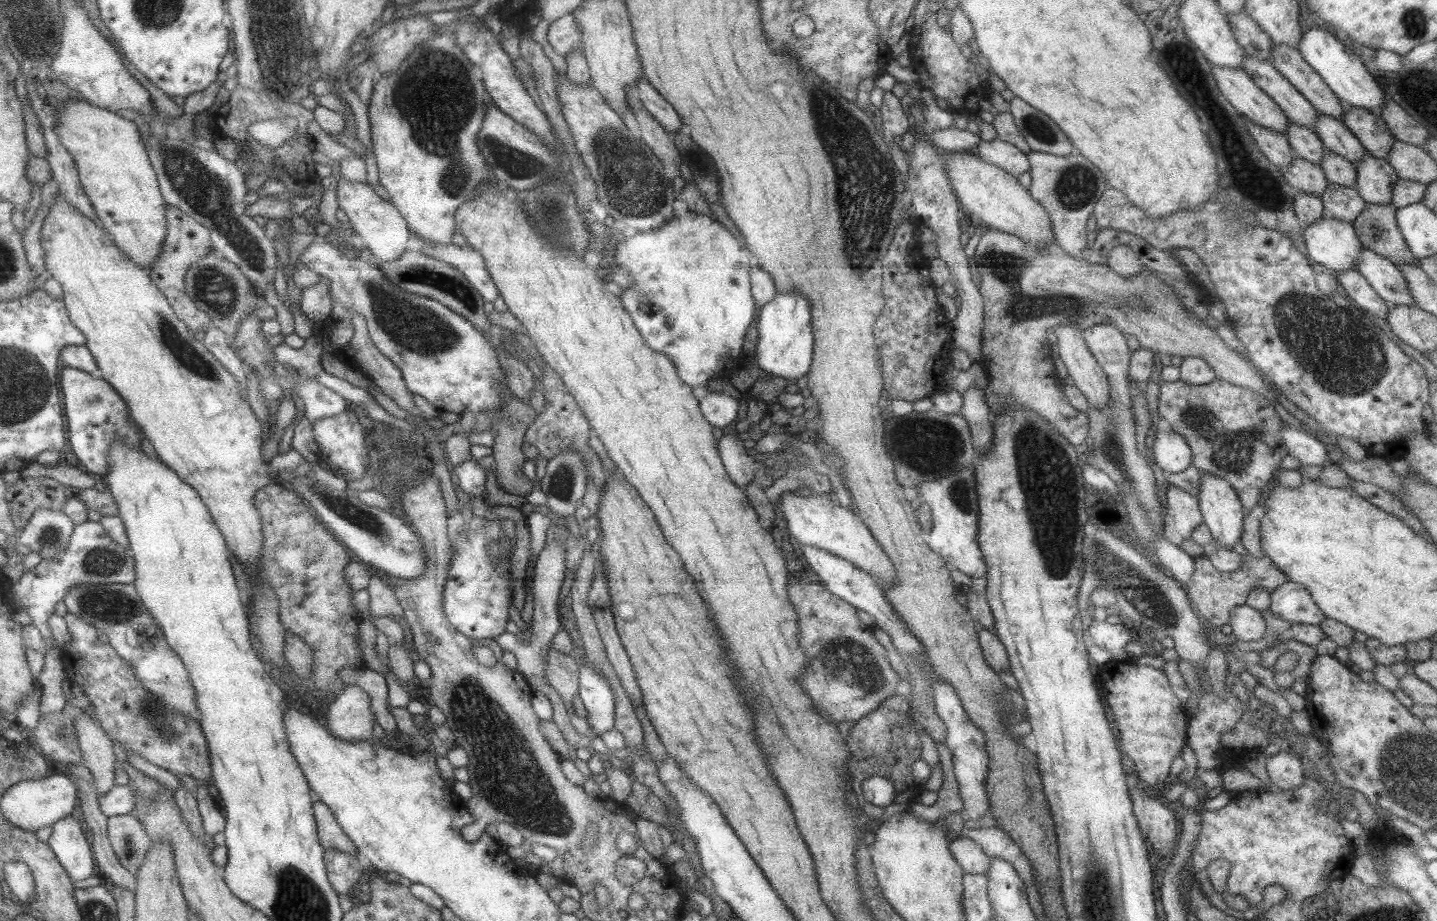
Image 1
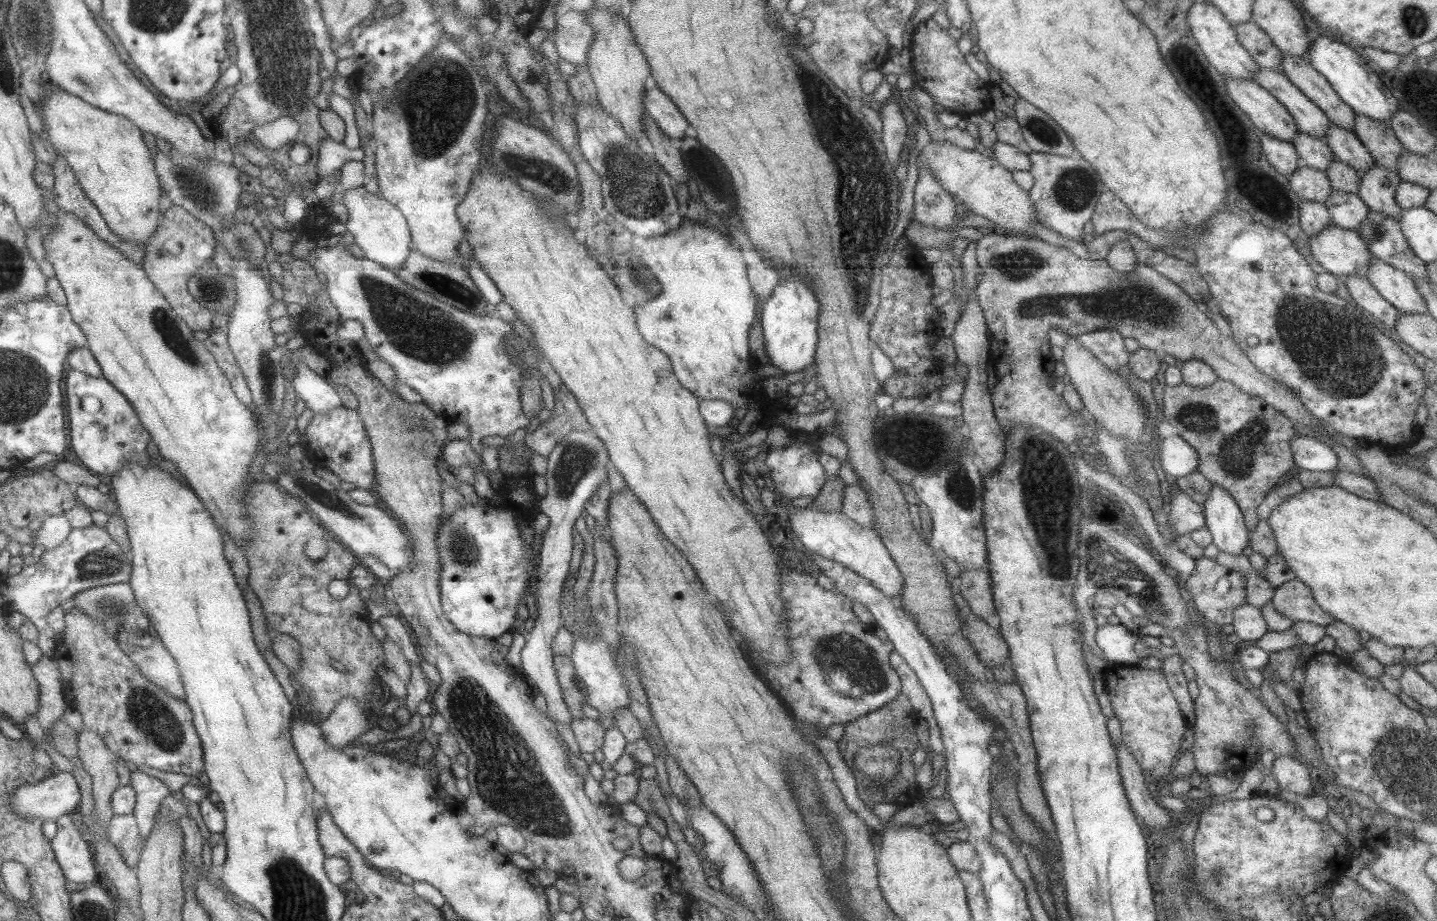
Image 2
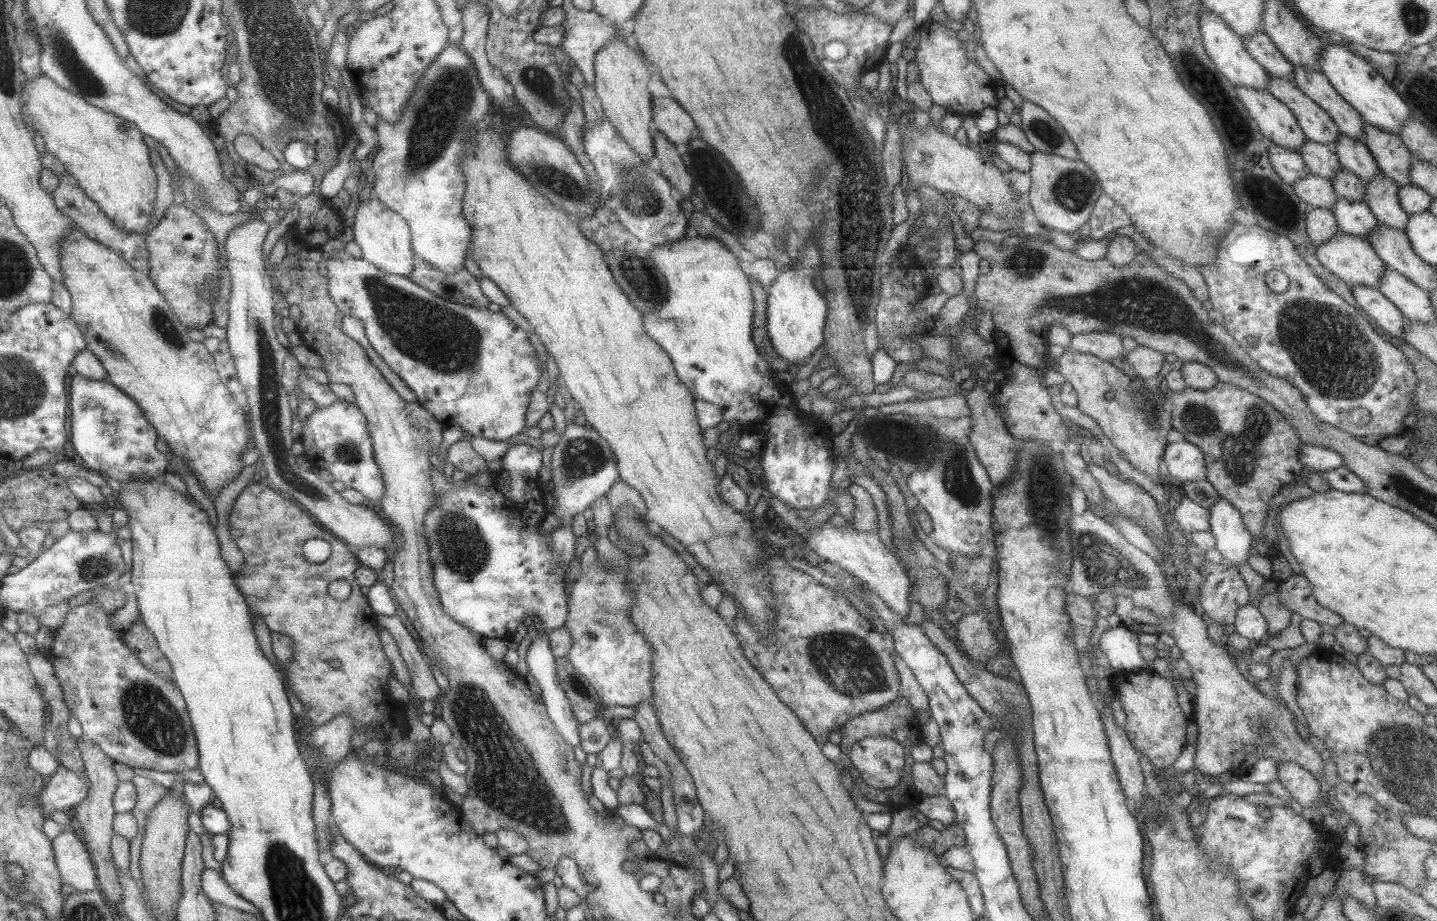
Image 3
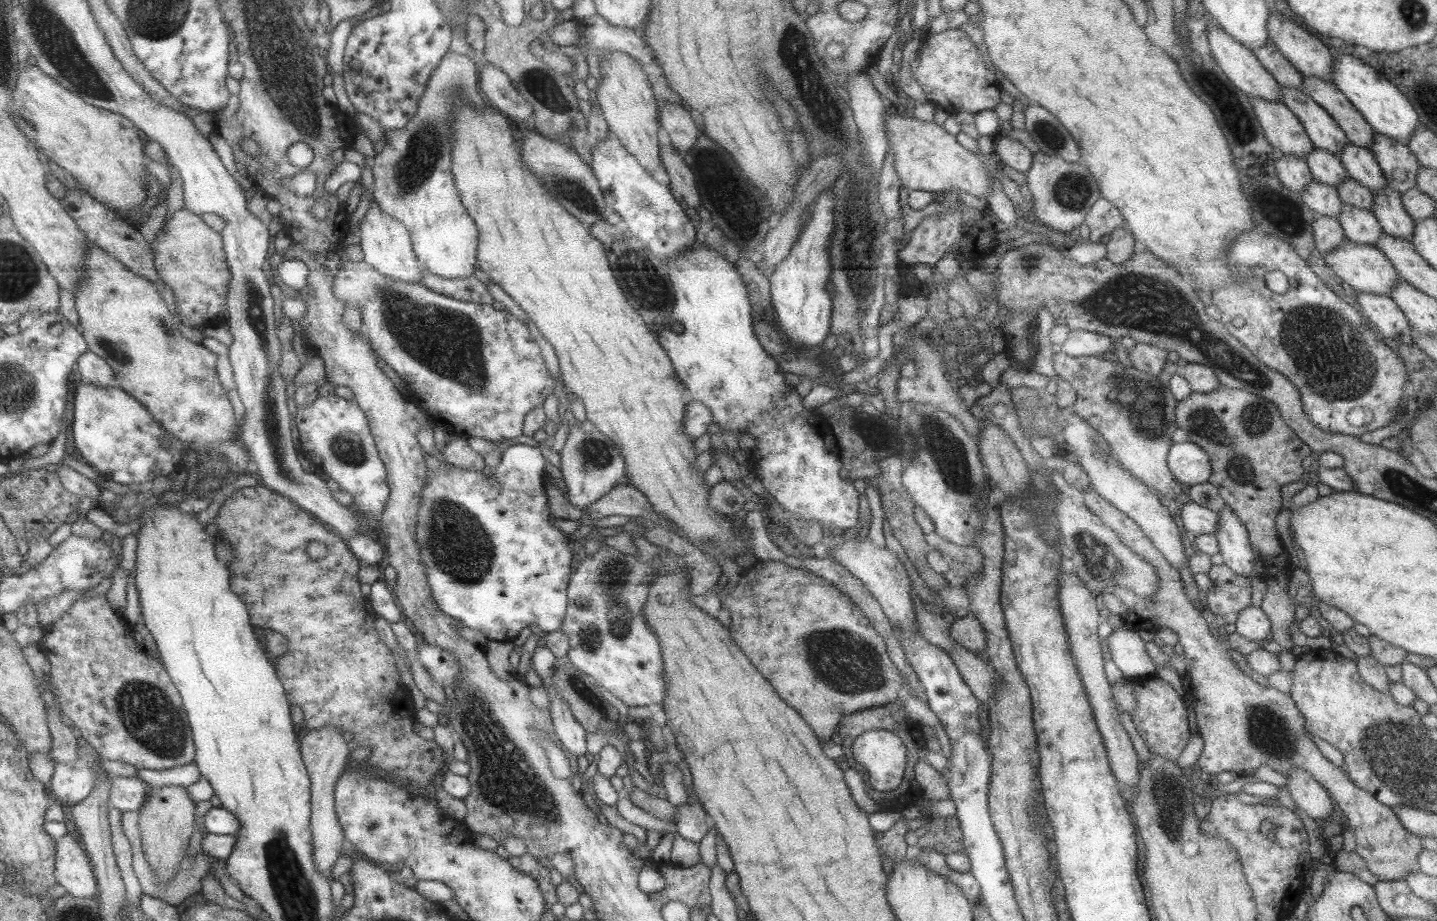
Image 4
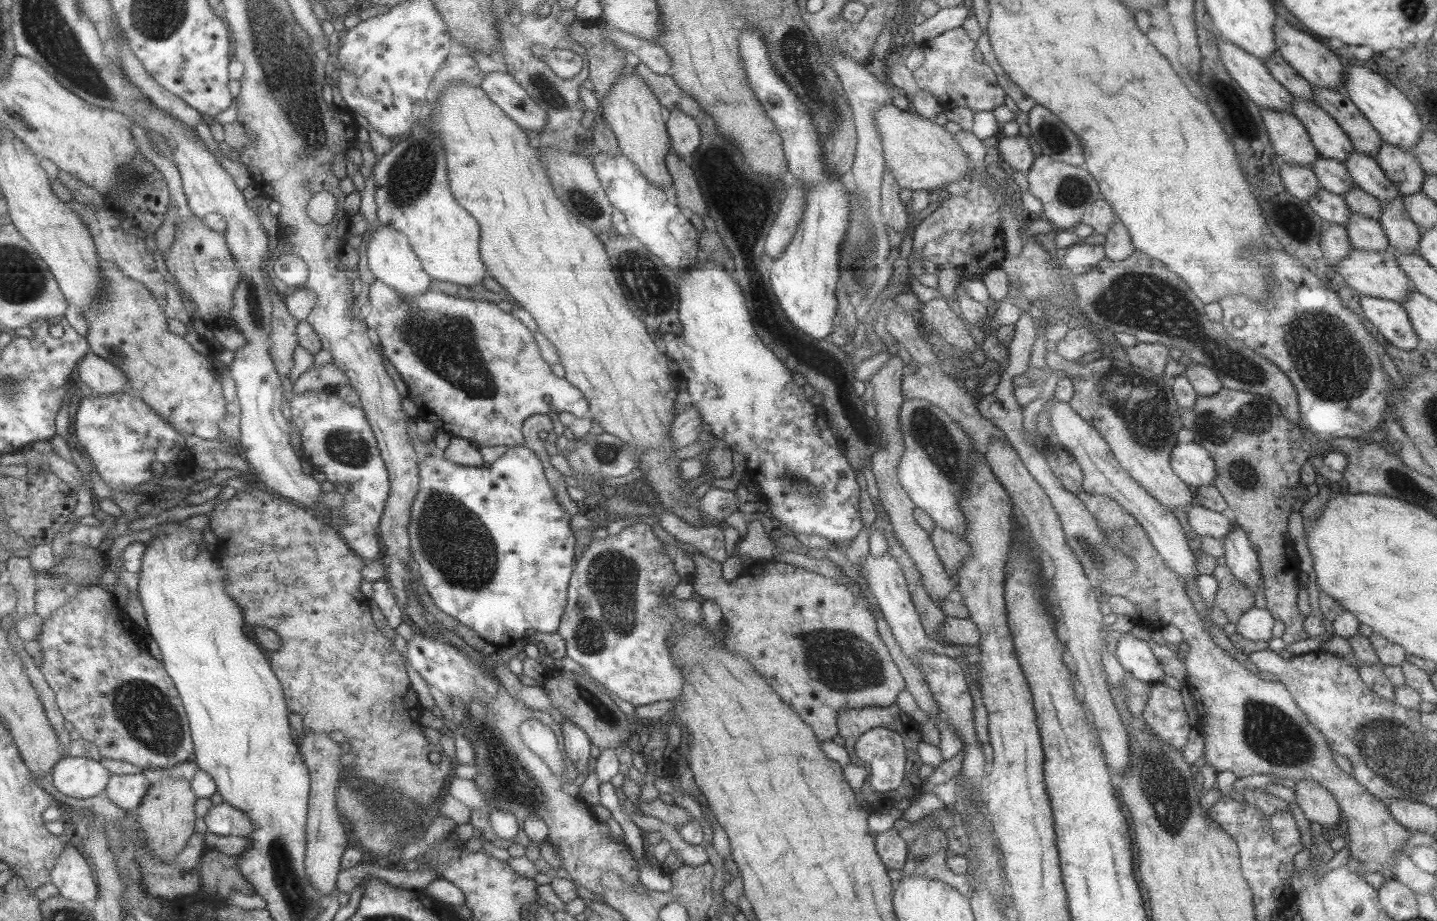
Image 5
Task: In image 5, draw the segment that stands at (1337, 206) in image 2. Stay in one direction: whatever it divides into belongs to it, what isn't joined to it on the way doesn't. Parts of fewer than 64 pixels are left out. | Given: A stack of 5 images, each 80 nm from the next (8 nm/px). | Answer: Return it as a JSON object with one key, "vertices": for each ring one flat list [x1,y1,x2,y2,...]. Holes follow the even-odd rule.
{"vertices":[[1351,212,1344,227,1352,247,1366,251,1382,251,1388,248,1386,234,1377,220]]}

